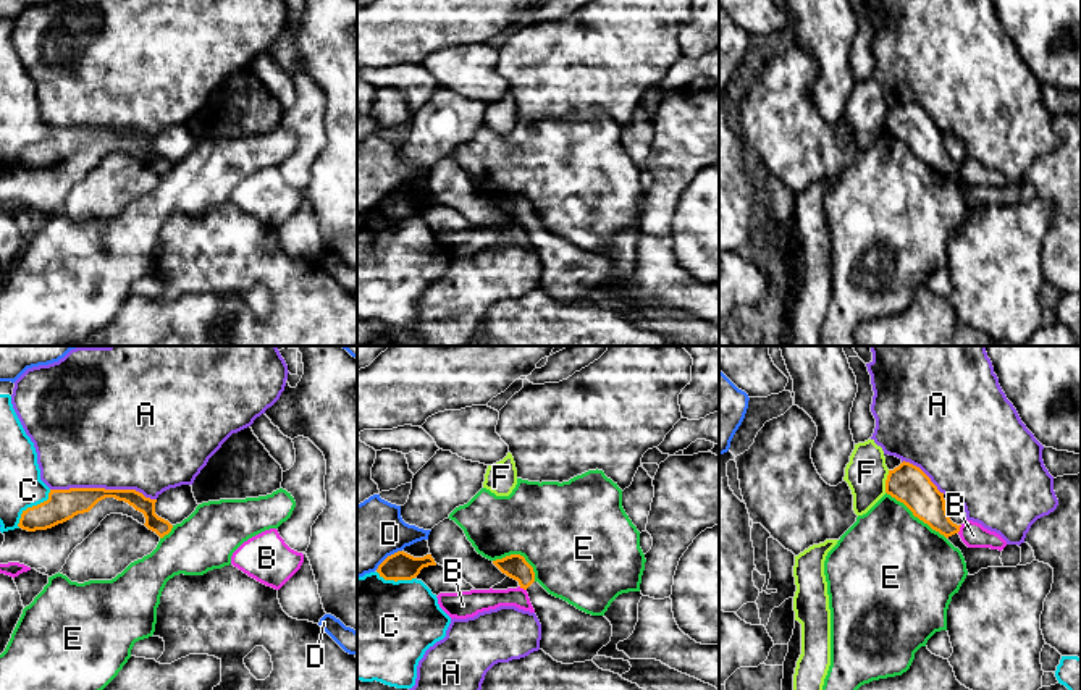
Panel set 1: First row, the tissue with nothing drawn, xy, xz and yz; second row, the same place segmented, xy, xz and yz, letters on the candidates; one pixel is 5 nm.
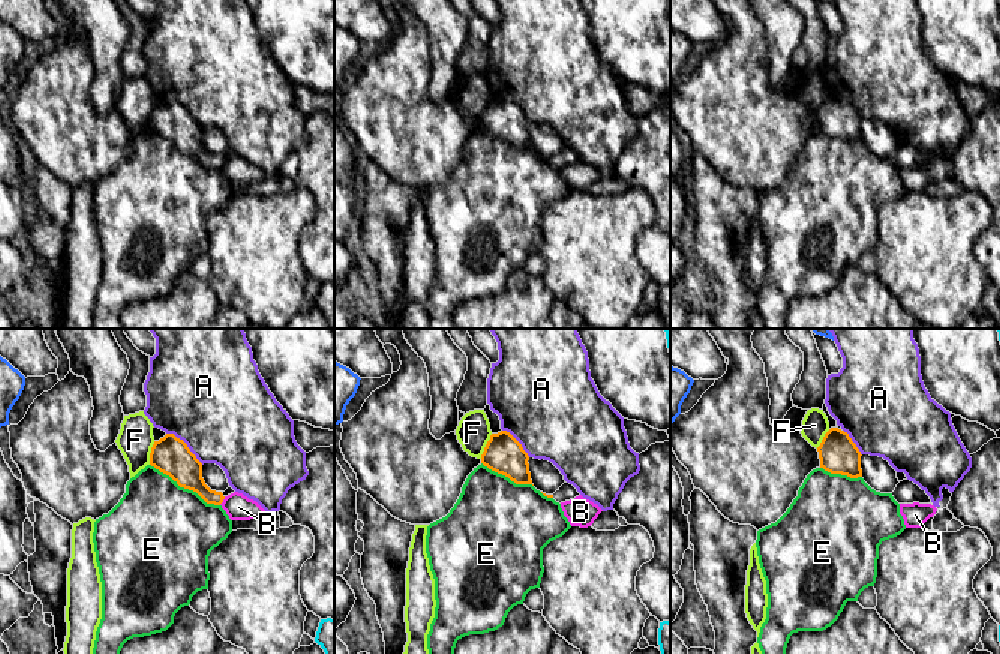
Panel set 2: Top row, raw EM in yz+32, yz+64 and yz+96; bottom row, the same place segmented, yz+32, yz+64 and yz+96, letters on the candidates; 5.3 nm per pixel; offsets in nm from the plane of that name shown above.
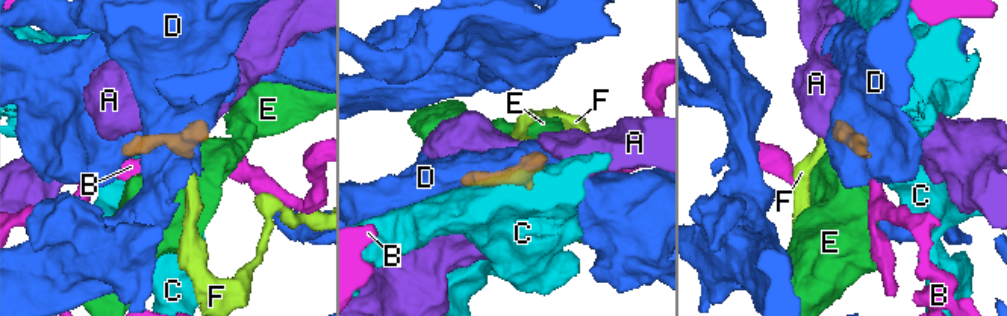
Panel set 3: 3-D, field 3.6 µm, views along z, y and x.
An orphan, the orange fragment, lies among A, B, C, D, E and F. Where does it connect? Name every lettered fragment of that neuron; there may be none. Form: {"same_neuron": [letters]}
{"same_neuron": []}

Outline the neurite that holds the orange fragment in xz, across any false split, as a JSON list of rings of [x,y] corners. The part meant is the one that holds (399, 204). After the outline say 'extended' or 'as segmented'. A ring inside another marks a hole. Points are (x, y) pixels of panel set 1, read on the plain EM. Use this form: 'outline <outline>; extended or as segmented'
outline [[[404,189],[388,194],[376,207],[385,218],[412,218],[423,205],[436,204],[431,192],[414,196]]]; as segmented

